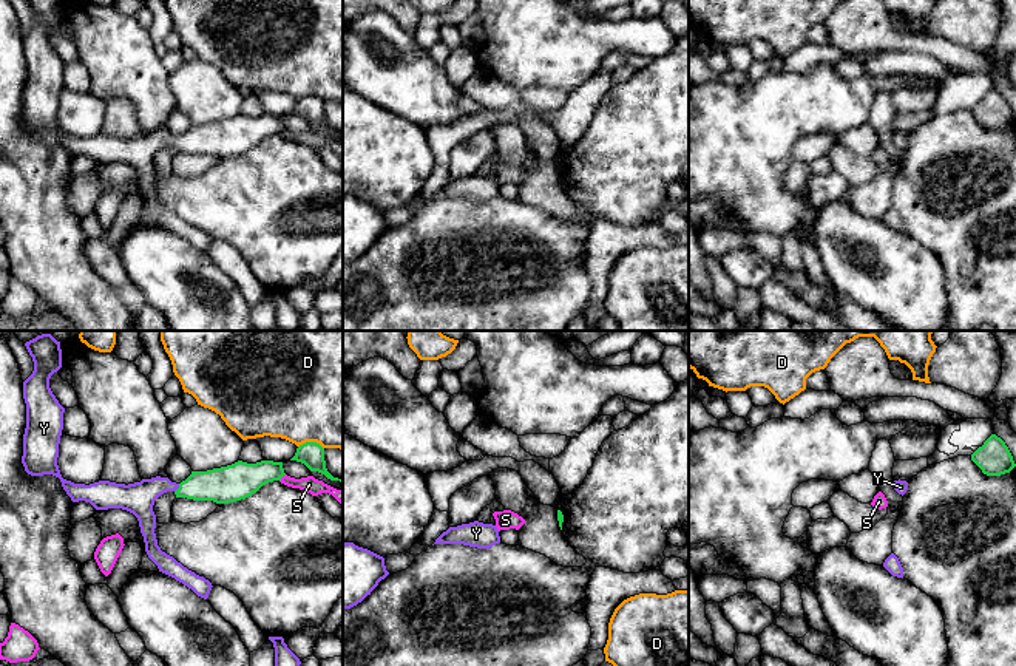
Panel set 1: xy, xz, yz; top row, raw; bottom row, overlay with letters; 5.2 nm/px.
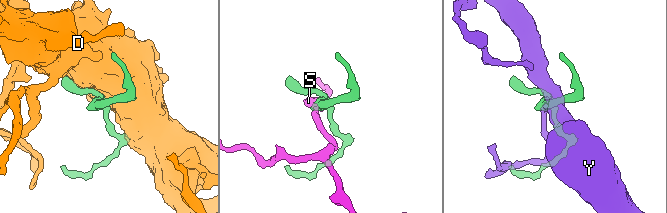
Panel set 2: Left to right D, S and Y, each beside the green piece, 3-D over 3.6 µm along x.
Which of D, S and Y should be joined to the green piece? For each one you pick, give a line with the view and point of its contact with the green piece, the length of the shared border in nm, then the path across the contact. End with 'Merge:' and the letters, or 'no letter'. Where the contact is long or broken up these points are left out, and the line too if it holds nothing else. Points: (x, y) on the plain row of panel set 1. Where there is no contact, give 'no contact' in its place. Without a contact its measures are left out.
Y: xy (178, 142) | 50 nm | across xy (226, 138), (178, 142), (153, 141), (138, 152)
Merge: Y

